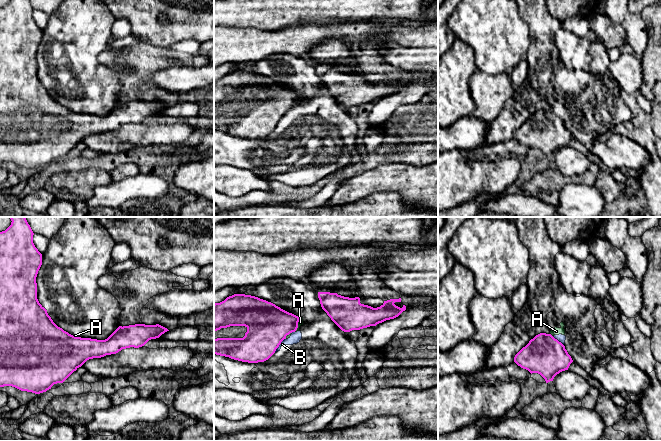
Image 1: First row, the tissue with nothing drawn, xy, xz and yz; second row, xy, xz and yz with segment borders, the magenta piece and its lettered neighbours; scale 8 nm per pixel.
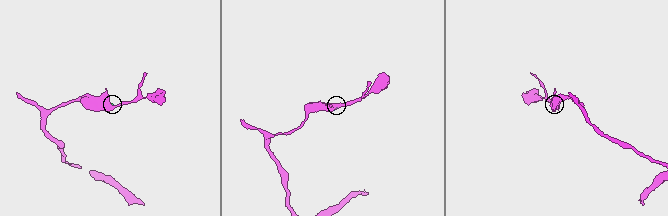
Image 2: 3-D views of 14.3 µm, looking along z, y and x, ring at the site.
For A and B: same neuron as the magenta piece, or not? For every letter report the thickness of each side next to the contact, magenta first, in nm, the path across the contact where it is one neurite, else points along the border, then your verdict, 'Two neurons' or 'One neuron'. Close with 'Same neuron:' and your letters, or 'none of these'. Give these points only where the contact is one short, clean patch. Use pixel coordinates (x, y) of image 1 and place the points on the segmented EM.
A: Thickness 340 nm (magenta) against 40 nm. Boundary: xz (299, 317), (297, 328), (294, 331). Two neurons
B: Thickness 340 nm (magenta) against 90 nm. Boundary: xz (285, 338), (274, 352). Two neurons
Same neuron: none of these

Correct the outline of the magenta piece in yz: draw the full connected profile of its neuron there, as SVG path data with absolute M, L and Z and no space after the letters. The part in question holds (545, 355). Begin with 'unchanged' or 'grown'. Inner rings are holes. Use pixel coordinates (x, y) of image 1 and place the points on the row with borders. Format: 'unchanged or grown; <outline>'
unchanged; M540 333L536 335L529 343L523 347L514 357L514 362L531 374L538 373L546 381L553 381L554 377L562 371L568 370L573 362L565 346L555 339L551 334Z

